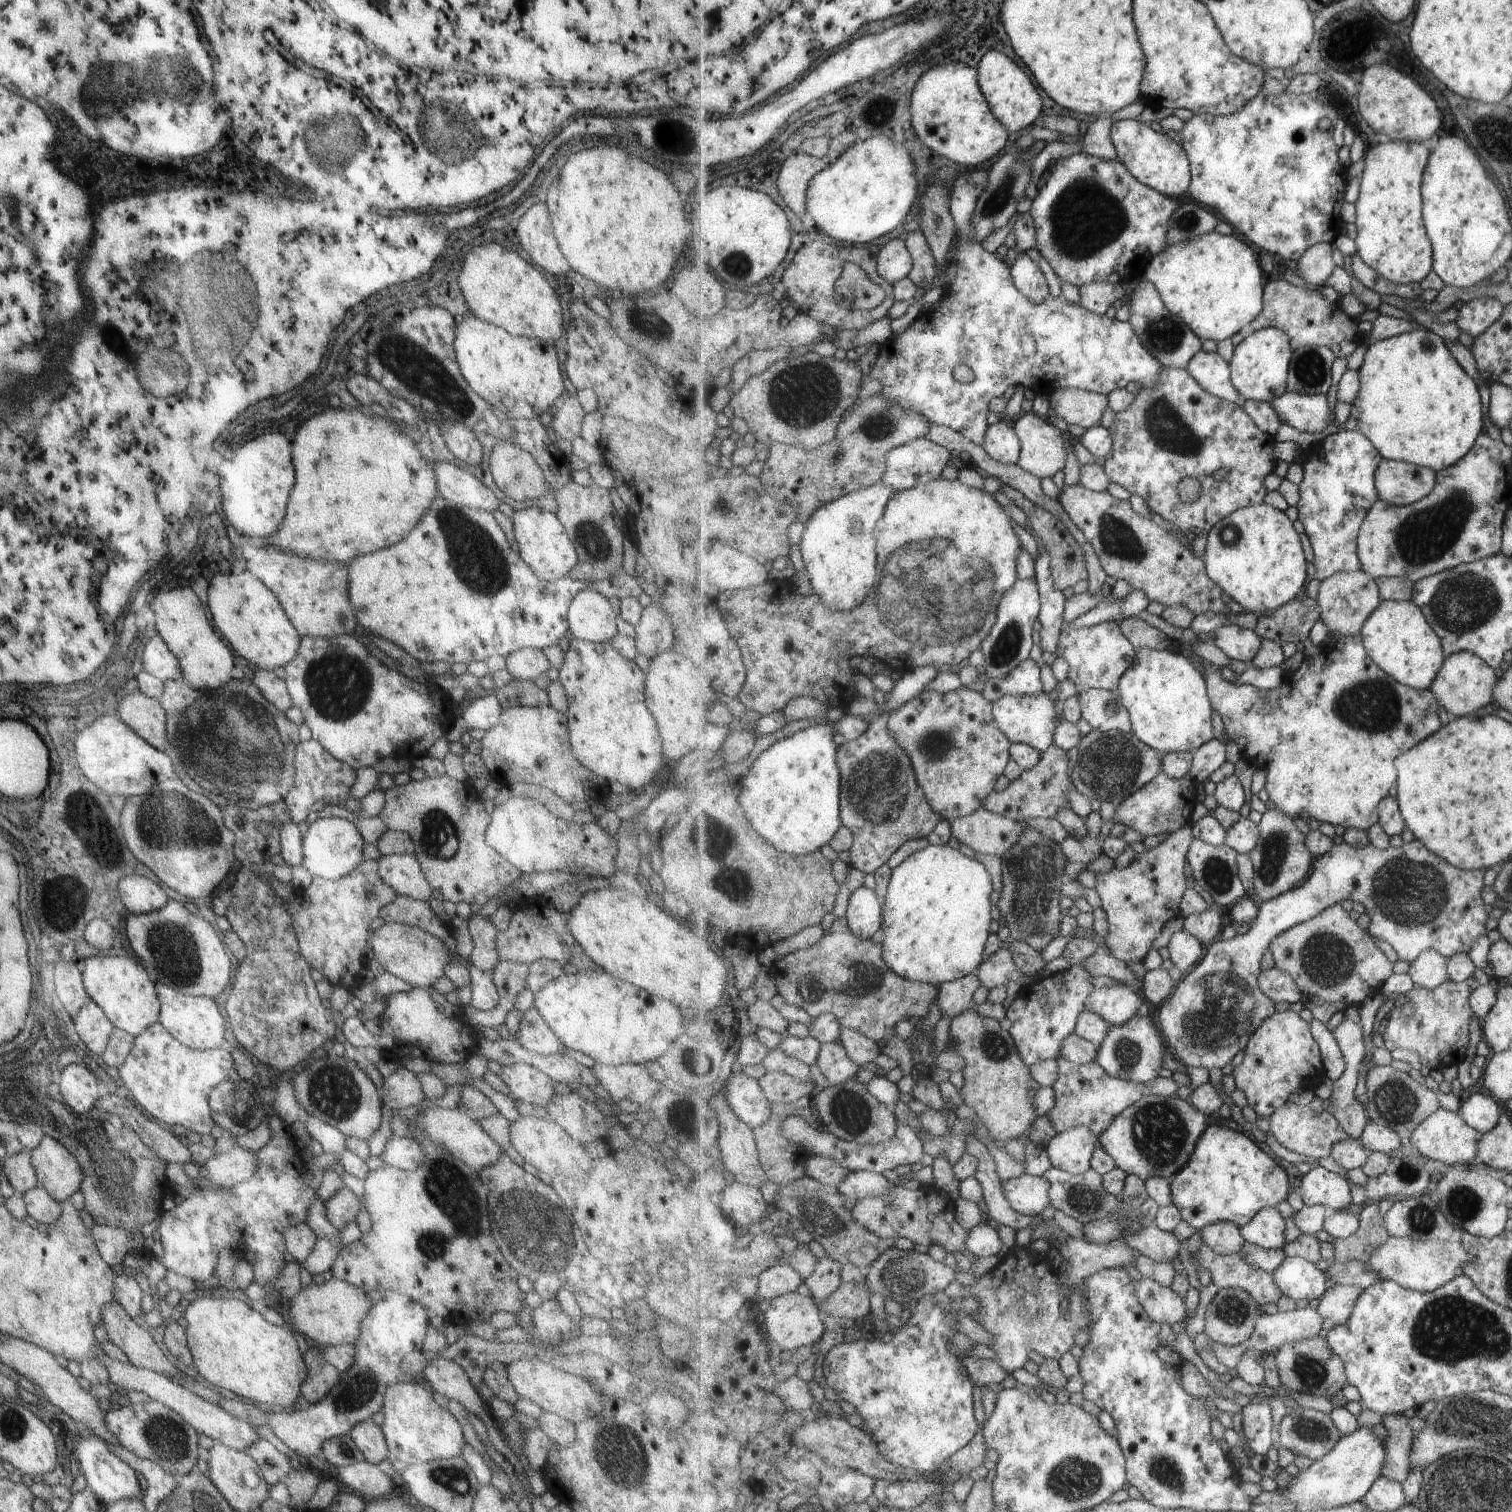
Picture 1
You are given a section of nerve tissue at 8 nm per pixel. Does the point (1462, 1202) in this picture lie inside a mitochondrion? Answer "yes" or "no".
yes

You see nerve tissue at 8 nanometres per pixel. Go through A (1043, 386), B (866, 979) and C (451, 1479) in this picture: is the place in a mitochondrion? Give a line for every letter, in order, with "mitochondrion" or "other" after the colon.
A: other
B: mitochondrion
C: mitochondrion

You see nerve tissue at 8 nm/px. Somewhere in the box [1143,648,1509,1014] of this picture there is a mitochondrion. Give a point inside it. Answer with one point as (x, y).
(1408, 891)

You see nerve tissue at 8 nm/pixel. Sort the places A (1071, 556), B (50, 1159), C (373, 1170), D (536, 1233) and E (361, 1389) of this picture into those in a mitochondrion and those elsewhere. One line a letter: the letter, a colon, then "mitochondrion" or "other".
A: other
B: other
C: other
D: mitochondrion
E: mitochondrion

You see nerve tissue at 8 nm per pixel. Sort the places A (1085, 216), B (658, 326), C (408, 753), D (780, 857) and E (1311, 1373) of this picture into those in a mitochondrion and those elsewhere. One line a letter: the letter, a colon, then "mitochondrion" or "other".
A: mitochondrion
B: mitochondrion
C: other
D: other
E: mitochondrion

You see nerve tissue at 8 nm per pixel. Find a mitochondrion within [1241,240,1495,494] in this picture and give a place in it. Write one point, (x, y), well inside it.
(1311, 371)

